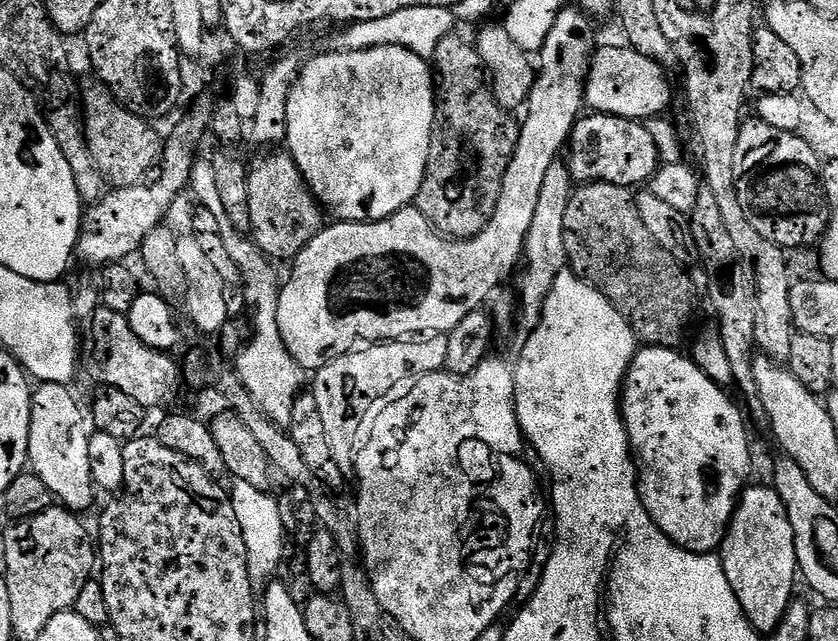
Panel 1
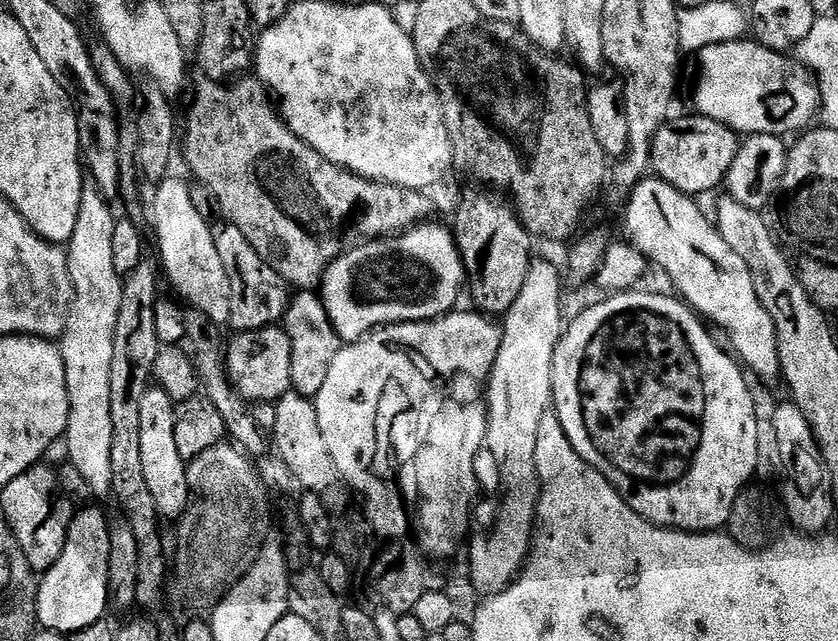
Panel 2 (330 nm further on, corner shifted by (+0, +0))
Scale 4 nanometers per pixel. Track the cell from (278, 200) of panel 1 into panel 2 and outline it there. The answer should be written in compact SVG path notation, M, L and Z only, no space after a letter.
M248 74L243 78L233 79L231 82L207 78L201 79L201 81L196 88L196 93L192 96L192 105L188 108L188 121L185 124L183 121L182 124L182 152L184 148L184 156L188 159L188 168L196 175L195 179L199 183L205 184L212 191L217 205L222 209L223 219L229 224L238 226L238 230L242 230L242 234L246 234L246 238L254 246L254 250L258 250L258 254L262 254L264 261L270 266L274 266L274 270L278 270L278 274L282 274L282 278L293 289L315 289L324 279L324 269L345 252L346 245L349 243L349 241L347 242L348 236L356 235L355 239L360 242L376 240L380 236L395 236L397 232L415 228L417 224L427 221L431 217L428 216L432 212L432 200L428 197L431 195L415 188L385 184L382 180L367 180L365 176L359 176L330 162L321 152L311 148L302 138L298 138L298 134L294 134L294 130L290 130L290 126L278 111L273 97L265 88L264 83L255 75Z

